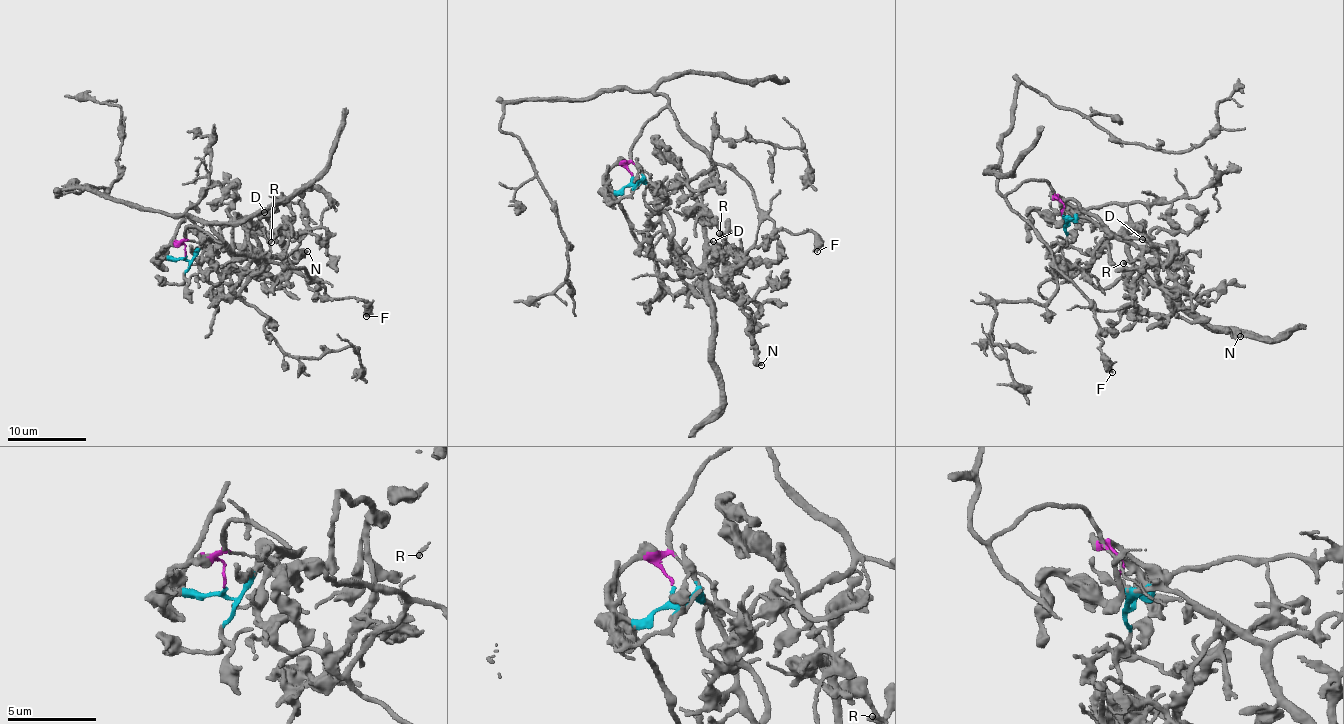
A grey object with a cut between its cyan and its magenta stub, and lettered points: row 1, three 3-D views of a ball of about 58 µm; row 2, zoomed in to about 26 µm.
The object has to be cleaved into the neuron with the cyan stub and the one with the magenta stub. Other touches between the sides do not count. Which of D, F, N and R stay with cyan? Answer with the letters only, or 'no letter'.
D, N, R

